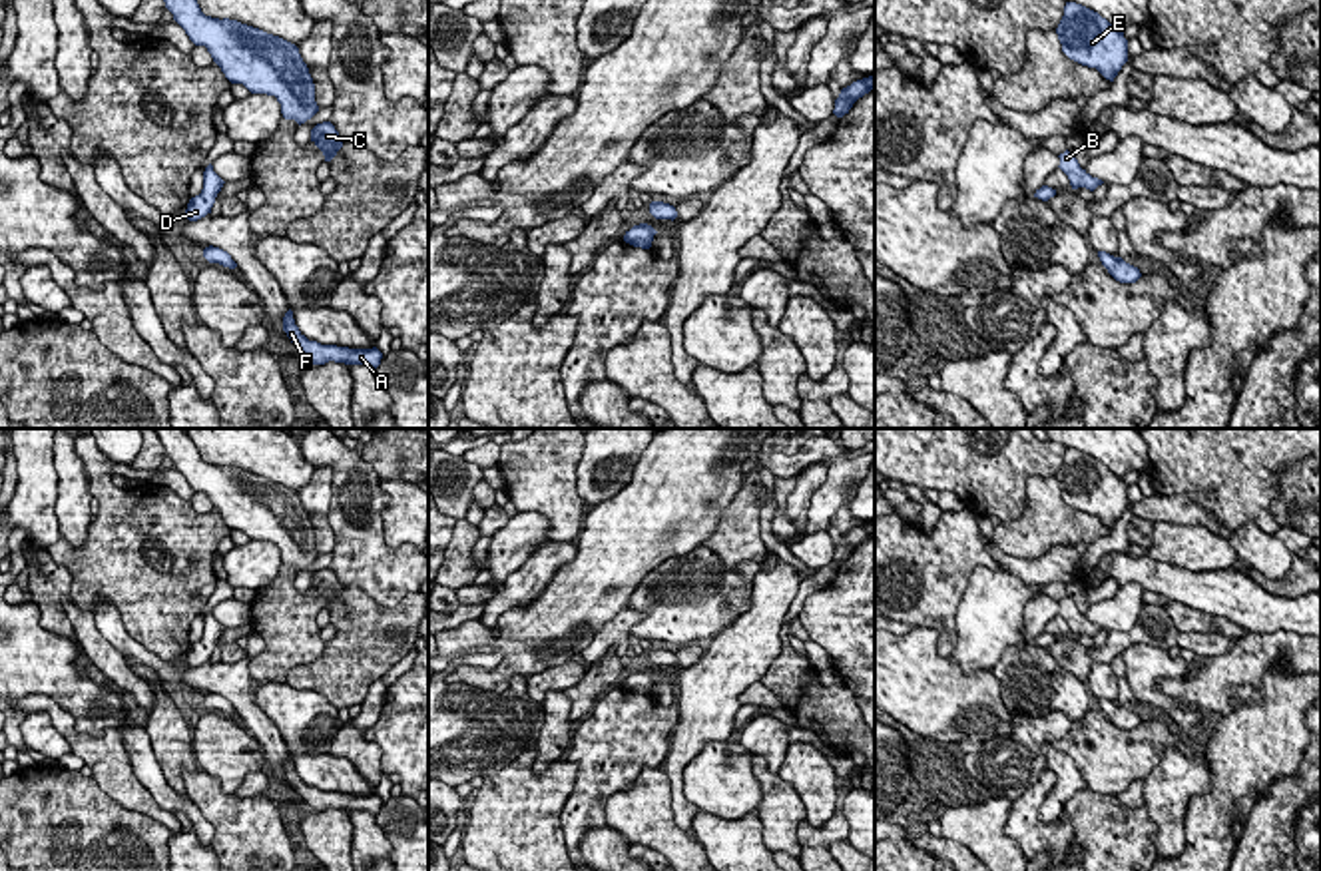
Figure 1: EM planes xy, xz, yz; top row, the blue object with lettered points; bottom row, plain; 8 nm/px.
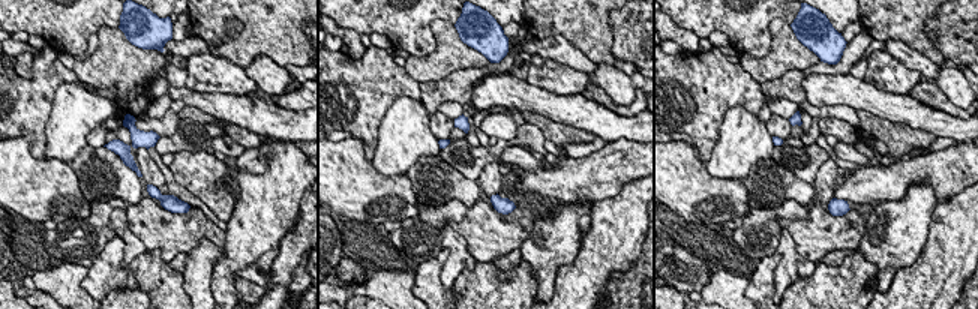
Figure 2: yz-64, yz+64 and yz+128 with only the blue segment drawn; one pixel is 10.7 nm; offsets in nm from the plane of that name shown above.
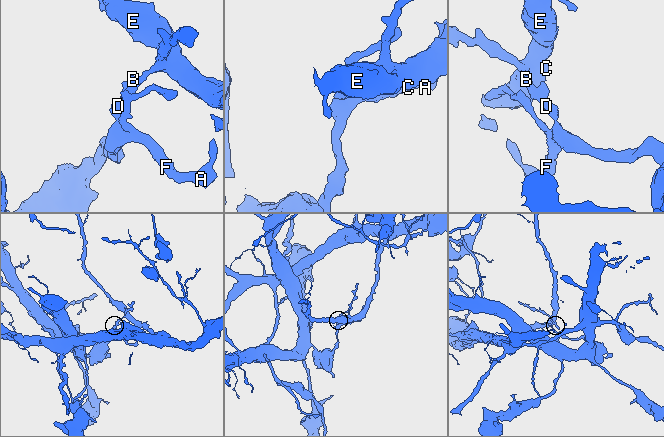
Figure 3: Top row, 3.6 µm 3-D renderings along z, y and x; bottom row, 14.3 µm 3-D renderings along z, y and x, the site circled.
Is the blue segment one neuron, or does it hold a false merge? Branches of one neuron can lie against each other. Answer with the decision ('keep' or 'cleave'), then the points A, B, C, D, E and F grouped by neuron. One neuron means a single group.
keep; A B C D E F

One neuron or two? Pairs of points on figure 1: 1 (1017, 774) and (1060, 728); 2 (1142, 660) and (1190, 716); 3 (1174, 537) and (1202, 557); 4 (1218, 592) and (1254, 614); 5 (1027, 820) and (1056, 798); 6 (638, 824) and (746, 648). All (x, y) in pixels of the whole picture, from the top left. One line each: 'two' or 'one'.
1: one
2: one
3: one
4: one
5: two
6: two

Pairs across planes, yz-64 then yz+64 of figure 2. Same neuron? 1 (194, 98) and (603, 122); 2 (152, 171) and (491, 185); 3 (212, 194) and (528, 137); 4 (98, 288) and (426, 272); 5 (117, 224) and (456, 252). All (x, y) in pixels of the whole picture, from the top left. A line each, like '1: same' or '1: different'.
1: same
2: same
3: different
4: same
5: same

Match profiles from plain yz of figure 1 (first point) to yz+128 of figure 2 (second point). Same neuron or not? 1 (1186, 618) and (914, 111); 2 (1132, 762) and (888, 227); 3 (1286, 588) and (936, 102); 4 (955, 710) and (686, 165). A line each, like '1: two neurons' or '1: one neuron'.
1: two neurons
2: two neurons
3: one neuron
4: one neuron

